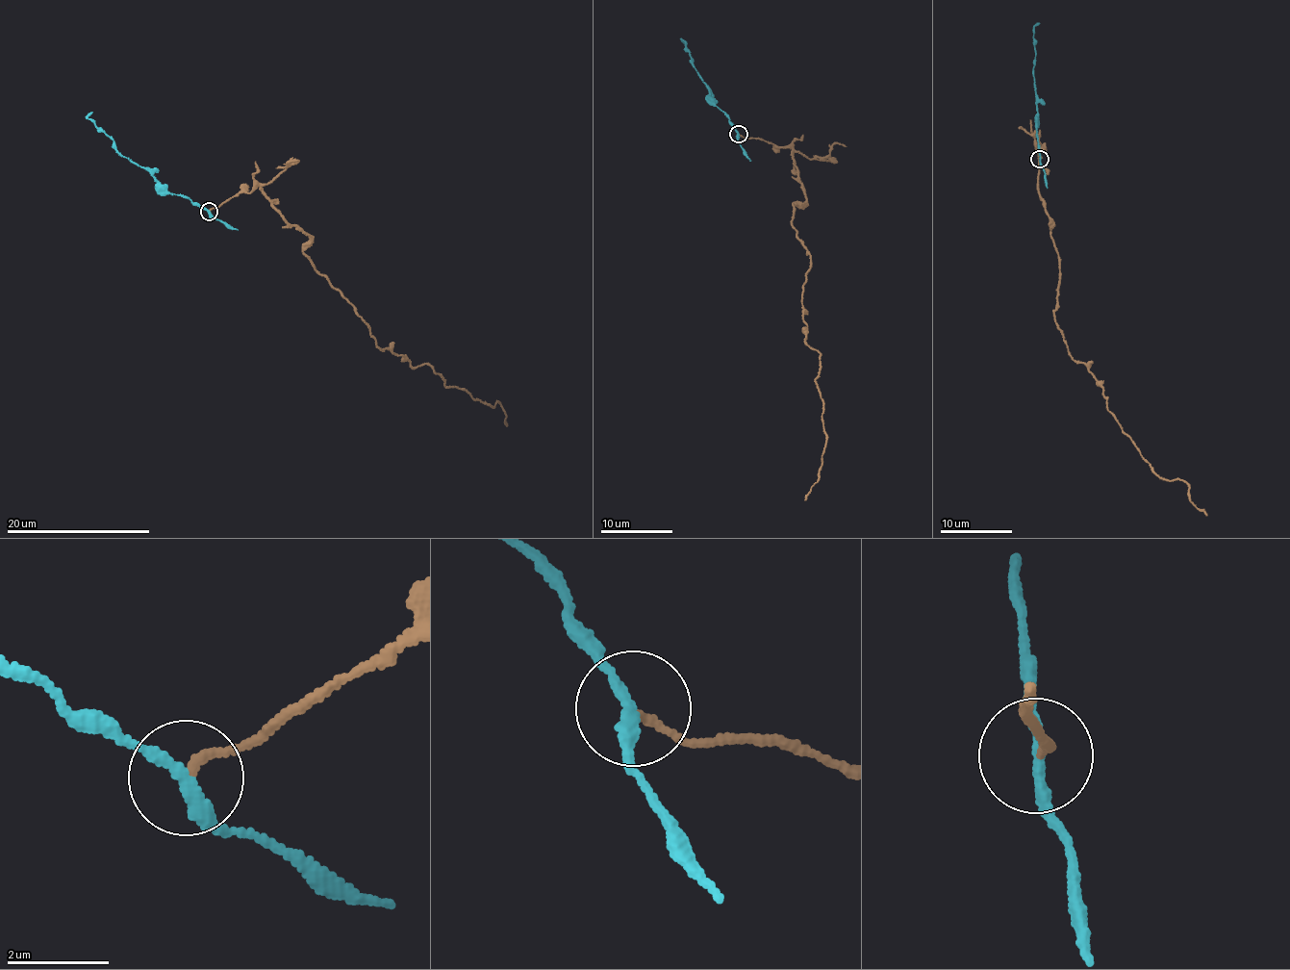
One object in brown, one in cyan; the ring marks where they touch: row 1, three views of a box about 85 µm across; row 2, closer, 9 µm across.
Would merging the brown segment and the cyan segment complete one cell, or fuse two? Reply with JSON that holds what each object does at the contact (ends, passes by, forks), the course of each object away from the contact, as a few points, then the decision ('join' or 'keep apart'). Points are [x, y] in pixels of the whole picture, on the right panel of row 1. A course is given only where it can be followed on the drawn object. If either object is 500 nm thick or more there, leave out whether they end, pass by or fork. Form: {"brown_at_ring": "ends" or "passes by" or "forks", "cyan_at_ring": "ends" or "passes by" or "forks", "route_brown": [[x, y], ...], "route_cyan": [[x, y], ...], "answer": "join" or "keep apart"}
{"brown_at_ring": "ends", "cyan_at_ring": "passes by", "route_brown": [[1041, 160], [1035, 150], [1057, 254], [1057, 327], [1153, 472], [1182, 480], [1191, 502], [1206, 515]], "route_cyan": [[1039, 159], [1033, 68], [1036, 52], [1034, 27], [1039, 23]], "answer": "keep apart"}

